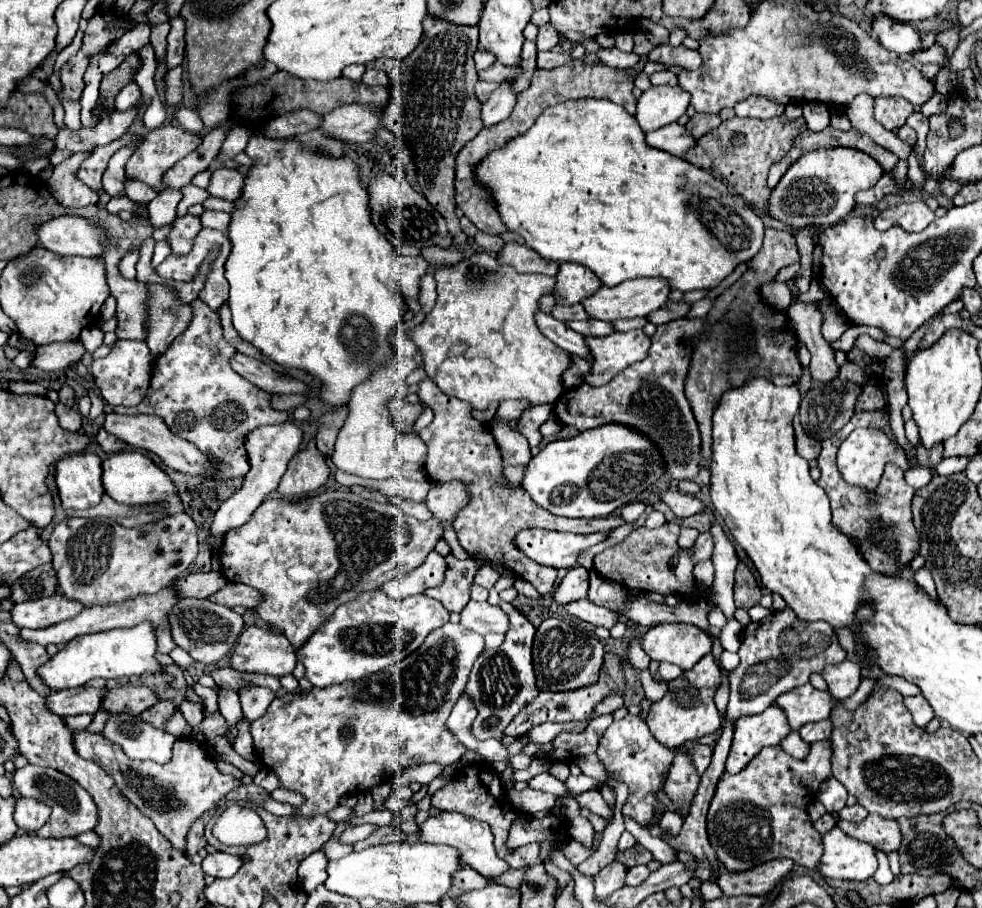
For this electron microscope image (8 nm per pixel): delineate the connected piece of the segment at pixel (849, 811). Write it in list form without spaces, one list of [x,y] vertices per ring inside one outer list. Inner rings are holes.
[[[854,804],[852,808],[842,808],[838,812],[838,820],[848,820],[848,822],[860,822],[868,816],[868,812],[864,812],[864,808],[860,808],[858,804]]]

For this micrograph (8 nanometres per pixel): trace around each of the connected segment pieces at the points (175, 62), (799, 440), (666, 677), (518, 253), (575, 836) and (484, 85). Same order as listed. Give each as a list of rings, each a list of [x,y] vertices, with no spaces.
[[[176,16],[174,20],[170,20],[172,30],[168,34],[168,54],[166,54],[166,70],[176,68],[184,62],[184,20],[180,16]]]
[[[796,420],[794,428],[796,428],[796,450],[798,450],[798,454],[802,458],[806,458],[806,460],[816,460],[818,454],[820,454],[820,442],[816,442],[810,436],[806,436],[806,432],[802,432],[802,428],[798,428],[798,426],[800,424]]]
[[[662,662],[660,664],[660,668],[658,668],[658,674],[660,674],[660,678],[664,680],[664,682],[670,682],[670,680],[674,680],[676,676],[680,676],[680,668],[678,666],[674,666],[674,664],[666,664],[666,662]]]
[[[516,242],[504,244],[504,252],[498,254],[500,262],[512,264],[518,272],[528,272],[528,274],[546,274],[546,276],[556,276],[560,264],[552,264],[544,258],[540,258],[538,252],[534,252],[528,246],[520,246]]]
[[[578,816],[568,822],[568,834],[572,840],[578,841],[588,848],[593,845],[594,826],[588,818]]]
[[[476,82],[476,96],[480,102],[486,102],[488,96],[492,94],[492,90],[496,90],[498,84],[496,82]]]

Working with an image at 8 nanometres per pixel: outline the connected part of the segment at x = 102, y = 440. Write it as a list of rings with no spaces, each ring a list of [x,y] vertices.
[[[100,428],[100,430],[98,430],[96,440],[98,440],[98,444],[102,446],[102,450],[104,450],[104,452],[108,452],[108,454],[112,454],[112,452],[120,452],[120,450],[124,450],[124,448],[126,448],[126,444],[124,444],[122,440],[118,440],[116,436],[112,436],[112,434],[104,432],[104,428]]]

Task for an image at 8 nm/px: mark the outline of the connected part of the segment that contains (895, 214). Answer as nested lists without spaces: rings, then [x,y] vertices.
[[[914,200],[914,202],[902,202],[888,206],[880,216],[874,220],[874,226],[885,231],[894,224],[900,225],[907,232],[920,232],[934,220],[934,212],[922,202],[922,200]]]

